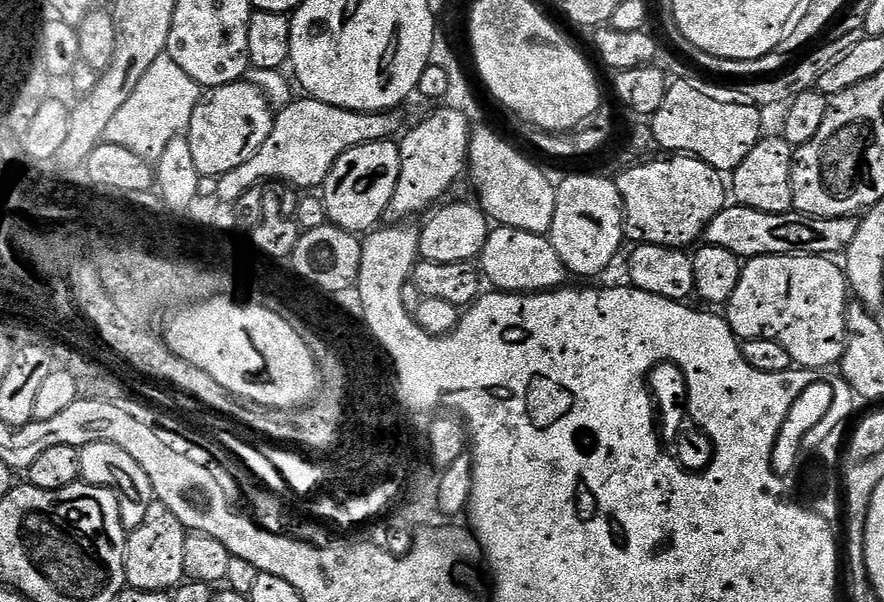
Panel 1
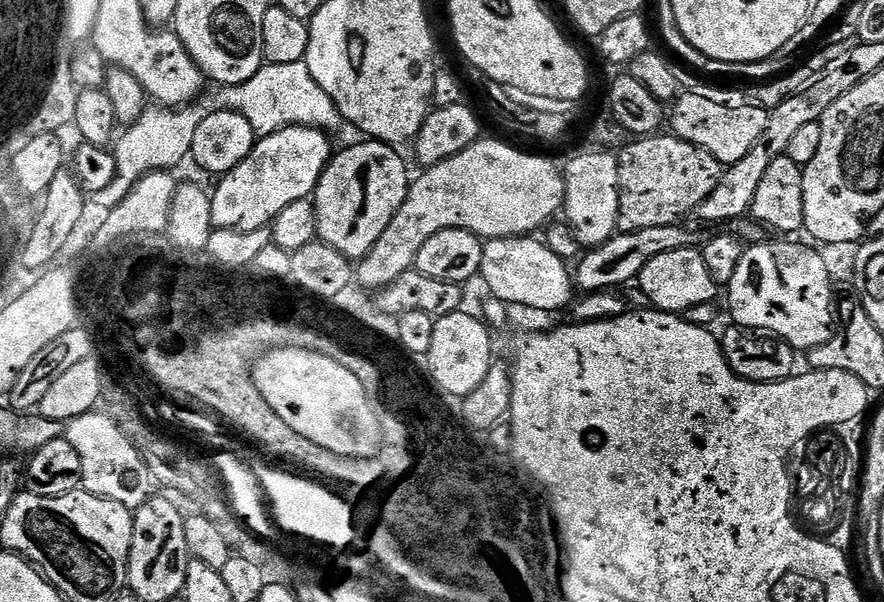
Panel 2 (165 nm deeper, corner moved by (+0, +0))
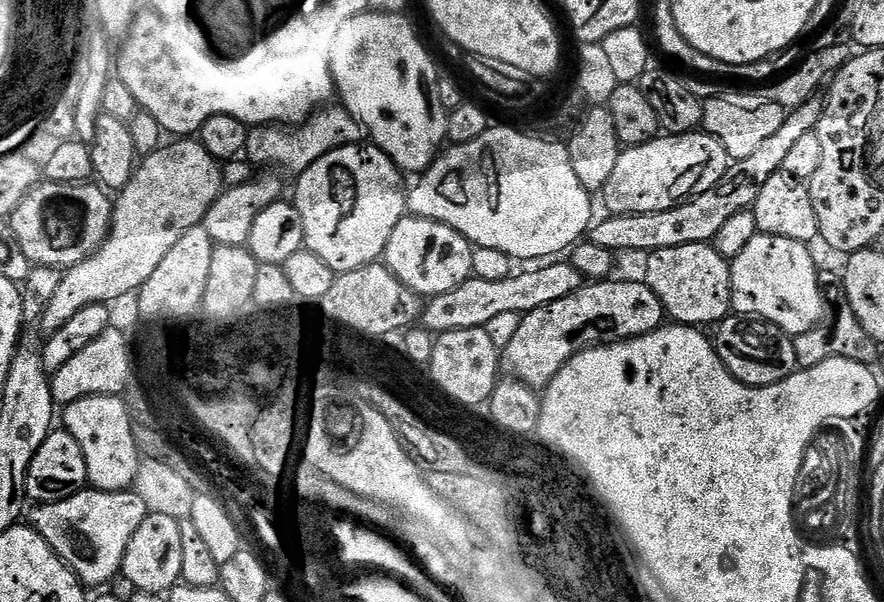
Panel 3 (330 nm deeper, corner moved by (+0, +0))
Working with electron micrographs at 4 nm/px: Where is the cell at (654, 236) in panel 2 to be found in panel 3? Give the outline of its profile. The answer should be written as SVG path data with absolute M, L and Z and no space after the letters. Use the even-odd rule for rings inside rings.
M571 262L548 264L545 268L534 269L533 272L516 272L500 281L469 278L446 294L431 297L423 305L422 324L433 334L450 330L488 328L499 316L508 316L511 312L533 312L538 310L538 306L550 306L550 302L558 302L558 298L570 298L570 294L584 287L585 283L584 275L574 270Z

